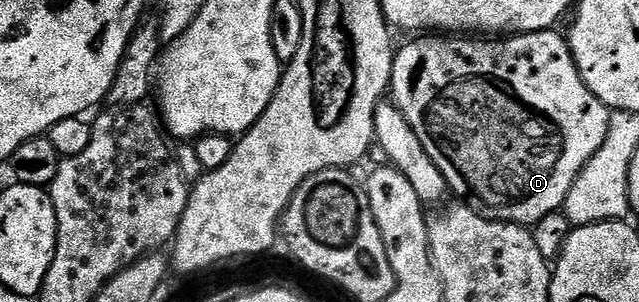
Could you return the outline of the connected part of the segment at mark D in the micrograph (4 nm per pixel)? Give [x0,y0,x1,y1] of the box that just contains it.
[389,30,611,225]

